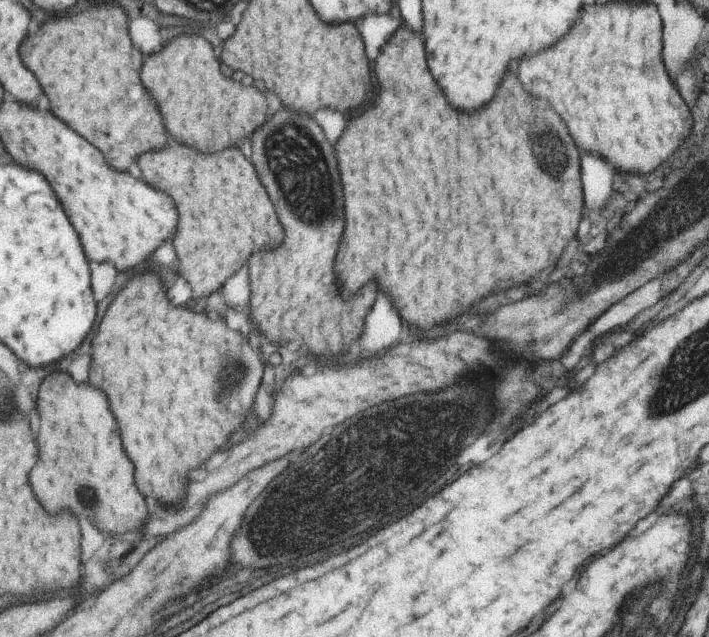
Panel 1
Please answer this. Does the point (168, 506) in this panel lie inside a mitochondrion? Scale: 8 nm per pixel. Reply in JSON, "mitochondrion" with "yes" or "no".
{"mitochondrion":"no"}

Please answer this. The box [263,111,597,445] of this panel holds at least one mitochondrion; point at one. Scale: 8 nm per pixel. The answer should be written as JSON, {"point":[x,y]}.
{"point":[552,152]}

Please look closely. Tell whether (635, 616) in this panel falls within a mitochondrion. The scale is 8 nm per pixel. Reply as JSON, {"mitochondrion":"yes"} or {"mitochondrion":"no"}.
{"mitochondrion":"yes"}

